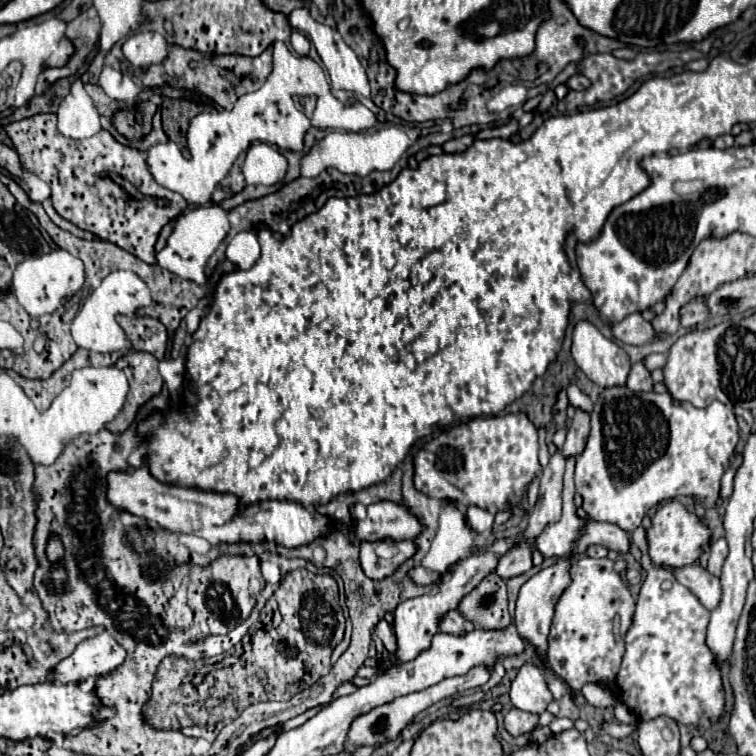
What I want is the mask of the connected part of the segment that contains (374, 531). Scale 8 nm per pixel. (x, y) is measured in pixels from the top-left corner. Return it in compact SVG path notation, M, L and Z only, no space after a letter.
M377 502L367 506L367 518L357 522L355 536L359 542L377 540L413 540L425 530L423 522L399 502Z

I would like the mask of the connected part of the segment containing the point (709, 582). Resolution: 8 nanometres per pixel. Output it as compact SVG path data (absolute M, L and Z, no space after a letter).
M699 564L695 566L687 566L687 568L671 568L675 572L675 578L687 586L697 598L699 602L707 608L707 610L715 610L721 602L721 584L719 578L711 576L707 570L703 570Z

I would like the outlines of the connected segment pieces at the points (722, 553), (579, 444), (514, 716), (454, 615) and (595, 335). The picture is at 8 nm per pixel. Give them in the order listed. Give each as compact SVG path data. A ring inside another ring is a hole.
M719 538L719 540L715 540L711 543L709 566L707 566L707 570L709 570L711 574L717 574L717 576L721 574L721 568L723 568L723 562L725 562L725 558L727 558L728 551L728 543L725 538Z
M577 410L573 422L569 424L567 440L565 440L563 448L559 448L559 452L565 458L569 458L569 456L577 458L587 444L587 436L589 436L589 414L585 414L583 410Z
M513 708L513 710L509 710L507 716L505 716L505 730L507 730L513 738L517 738L517 736L521 736L521 734L531 732L531 730L537 726L537 720L539 720L539 716L531 716L529 712L519 712L517 708Z
M447 612L447 616L443 618L443 624L439 628L441 628L441 632L453 634L453 636L463 636L467 632L465 624L467 624L467 620L463 618L461 612Z
M579 322L573 330L571 354L577 366L601 388L625 386L631 360L623 348L605 338L593 324Z

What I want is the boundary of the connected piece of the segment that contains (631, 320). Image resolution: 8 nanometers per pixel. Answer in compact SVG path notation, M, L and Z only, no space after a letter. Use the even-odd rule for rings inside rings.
M631 314L631 316L627 316L627 320L613 324L613 336L617 340L621 340L623 344L643 346L643 344L655 340L657 332L653 330L651 322L641 318L641 314Z

